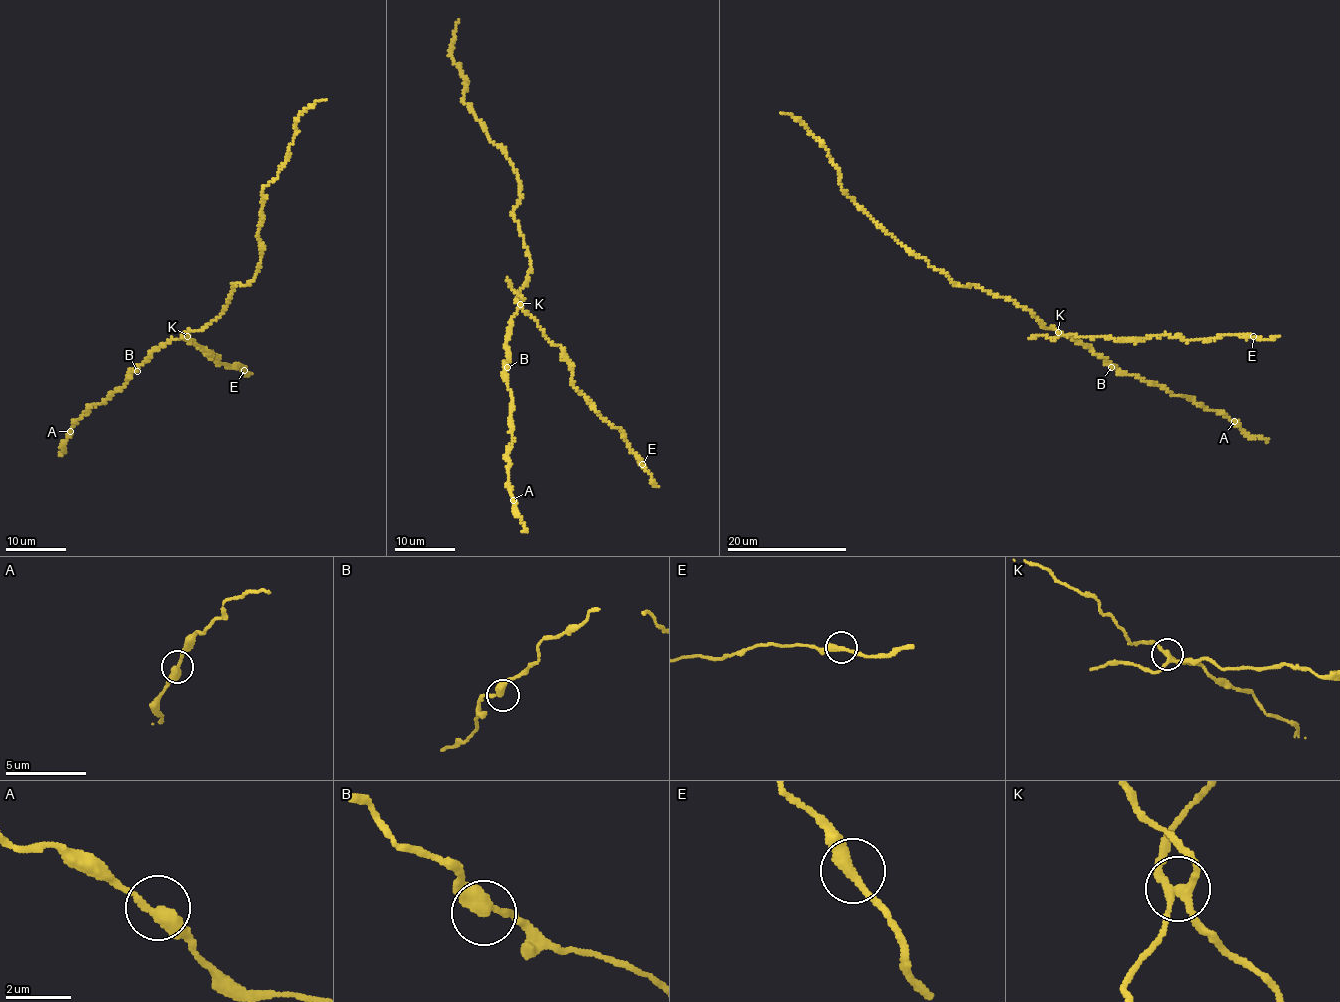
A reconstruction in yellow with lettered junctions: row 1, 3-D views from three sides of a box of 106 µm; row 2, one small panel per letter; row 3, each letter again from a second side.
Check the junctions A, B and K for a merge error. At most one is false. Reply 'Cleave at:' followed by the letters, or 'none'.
Cleave at: K

